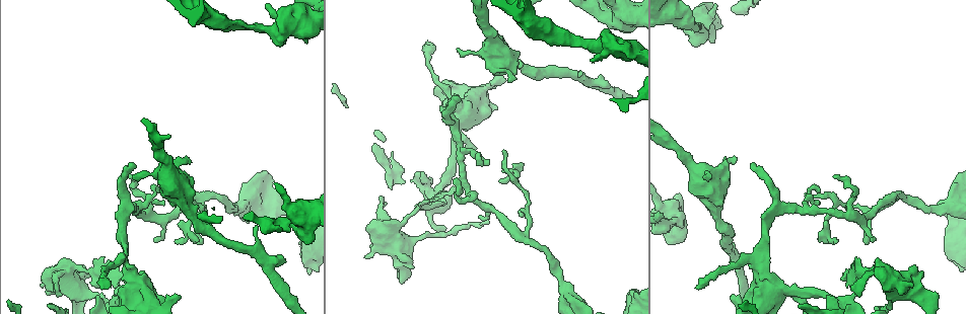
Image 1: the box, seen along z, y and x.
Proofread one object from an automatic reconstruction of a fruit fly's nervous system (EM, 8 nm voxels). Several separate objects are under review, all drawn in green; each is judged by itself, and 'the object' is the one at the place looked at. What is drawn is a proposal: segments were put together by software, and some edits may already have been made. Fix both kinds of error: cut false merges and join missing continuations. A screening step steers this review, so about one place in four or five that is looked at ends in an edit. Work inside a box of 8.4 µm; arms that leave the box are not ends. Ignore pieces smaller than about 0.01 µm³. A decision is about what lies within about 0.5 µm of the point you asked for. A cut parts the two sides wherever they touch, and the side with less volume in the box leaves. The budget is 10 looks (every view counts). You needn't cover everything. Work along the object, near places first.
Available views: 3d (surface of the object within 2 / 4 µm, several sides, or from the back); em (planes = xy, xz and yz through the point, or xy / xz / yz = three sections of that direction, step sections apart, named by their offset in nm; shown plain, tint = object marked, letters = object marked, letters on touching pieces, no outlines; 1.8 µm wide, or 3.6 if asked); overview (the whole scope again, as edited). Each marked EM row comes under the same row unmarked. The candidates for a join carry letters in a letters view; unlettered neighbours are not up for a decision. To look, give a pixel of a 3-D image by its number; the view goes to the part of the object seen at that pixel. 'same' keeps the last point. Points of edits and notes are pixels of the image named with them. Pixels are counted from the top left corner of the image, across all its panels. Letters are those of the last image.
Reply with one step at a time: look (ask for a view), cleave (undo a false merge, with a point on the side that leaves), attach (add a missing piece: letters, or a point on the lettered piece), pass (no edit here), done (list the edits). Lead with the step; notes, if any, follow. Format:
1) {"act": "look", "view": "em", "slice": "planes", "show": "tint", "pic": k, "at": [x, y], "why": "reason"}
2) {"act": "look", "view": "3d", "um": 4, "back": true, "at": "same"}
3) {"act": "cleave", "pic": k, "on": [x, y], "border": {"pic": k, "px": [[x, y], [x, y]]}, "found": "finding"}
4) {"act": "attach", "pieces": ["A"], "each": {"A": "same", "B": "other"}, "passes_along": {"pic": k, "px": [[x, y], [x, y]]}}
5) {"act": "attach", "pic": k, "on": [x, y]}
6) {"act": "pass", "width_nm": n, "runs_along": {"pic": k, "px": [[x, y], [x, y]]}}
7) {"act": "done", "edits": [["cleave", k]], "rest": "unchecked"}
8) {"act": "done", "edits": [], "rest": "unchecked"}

{"act": "look", "view": "em", "um": 3.6, "slice": "planes", "show": "tint", "pic": 1, "at": [462, 129], "why": "calibre changes"}

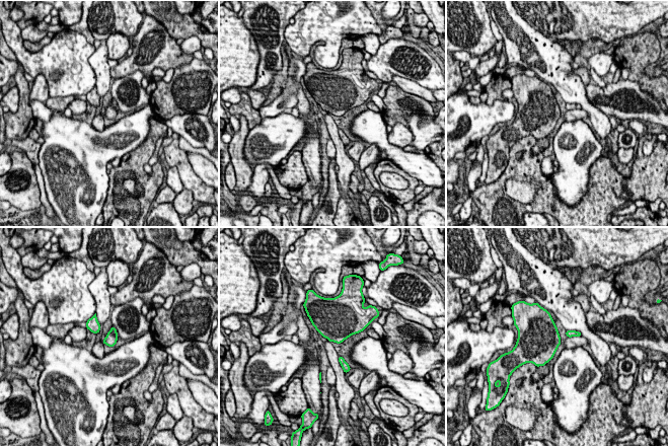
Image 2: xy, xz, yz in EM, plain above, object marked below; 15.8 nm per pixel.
{"act": "look", "view": "em", "um": 3.6, "slice": "planes", "show": "letters", "at": "same", "why": "see the neighbours"}

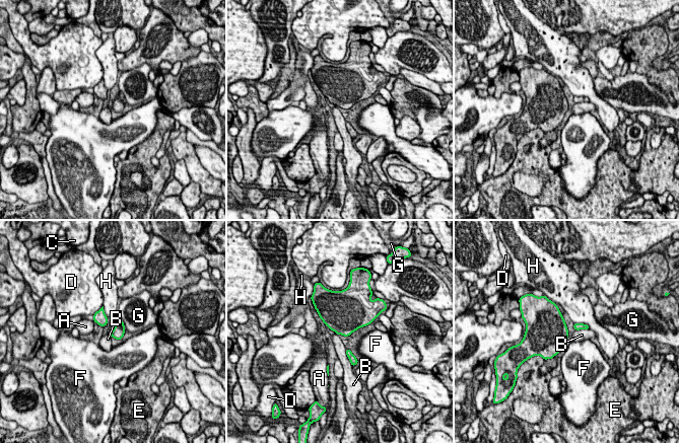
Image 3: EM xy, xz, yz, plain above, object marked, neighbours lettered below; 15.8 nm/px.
{"act": "pass", "width_nm": 190, "each": {"A": "other", "B": "other", "C": "other", "D": "other", "E": "other", "F": "other", "G": "other", "H": "other"}, "border": {"pic": 3, "px": [[345, 349], [345, 354], [352, 366]]}, "found": "continuous, no second neuron"}

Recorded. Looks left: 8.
{"act": "look", "view": "em", "slice": "xy", "step": 4, "show": "letters", "pic": 1, "at": [183, 158], "why": "tapers out"}

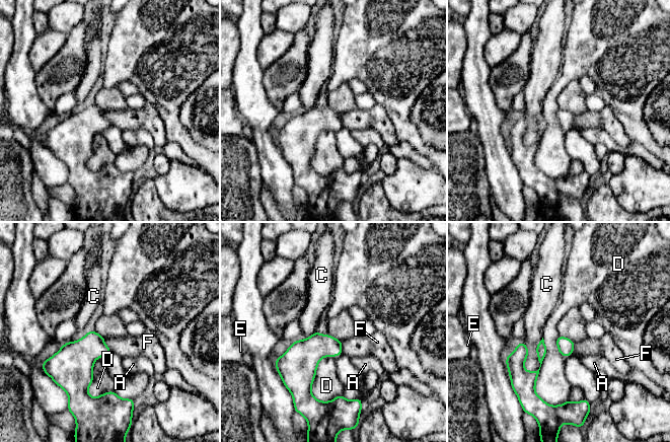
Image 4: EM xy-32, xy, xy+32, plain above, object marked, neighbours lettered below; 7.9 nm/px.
{"act": "pass", "width_nm": 130, "each": {"A": "other", "C": "other", "D": "other", "E": "other", "F": "other"}, "border": {"pic": 4, "px": [[103, 338], [103, 343], [113, 352]]}, "found": "no lettered piece goes on from it"}

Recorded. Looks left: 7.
{"act": "look", "view": "em", "slice": "planes", "show": "tint", "pic": 1, "at": [221, 21], "why": "sudden change in width"}

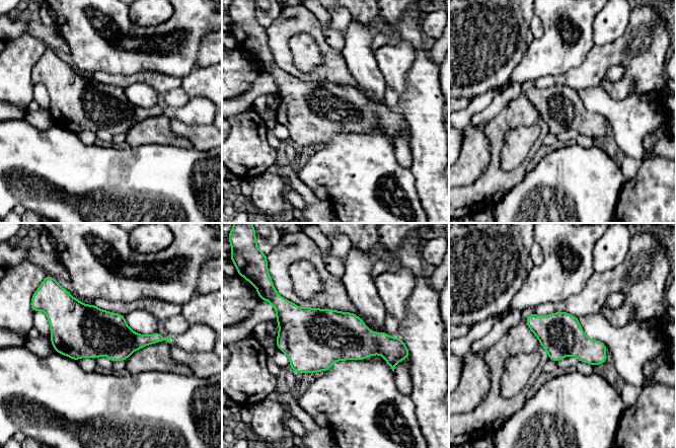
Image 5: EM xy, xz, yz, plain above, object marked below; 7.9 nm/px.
{"act": "look", "view": "em", "slice": "planes", "show": "letters", "at": "same"}

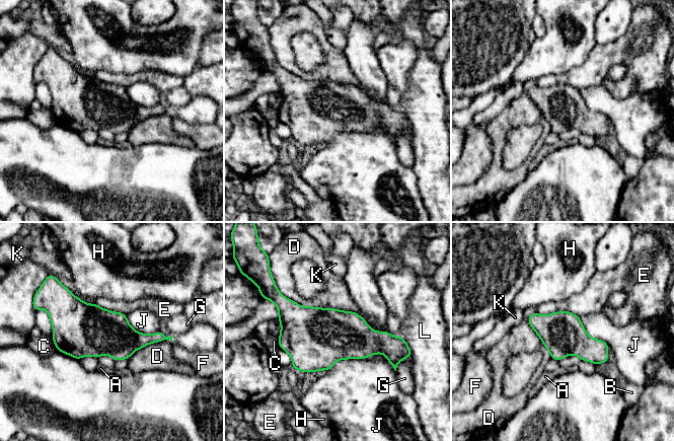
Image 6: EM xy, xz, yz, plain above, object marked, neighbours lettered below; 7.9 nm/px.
{"act": "pass", "width_nm": 340, "longest_contact_nm": ["D", 600], "each": {"A": "other", "B": "other", "C": "other", "D": "other", "E": "other", "F": "other", "G": "other", "H": "other", "J": "other", "K": "other", "L": "other"}, "found": "continuous, no second neuron"}

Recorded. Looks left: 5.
{"act": "look", "view": "3d", "um": 4, "pic": 1, "at": [667, 222], "why": "narrows sharply"}

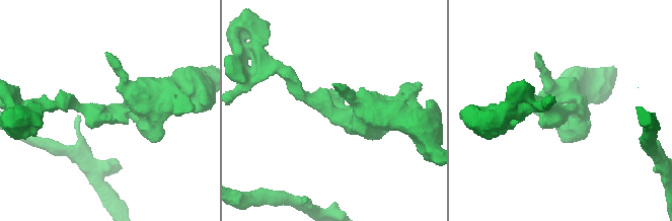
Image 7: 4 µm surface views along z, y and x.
{"act": "look", "view": "em", "slice": "yz", "step": 8, "show": "letters", "pic": 7, "at": [111, 112], "why": "now the EM"}

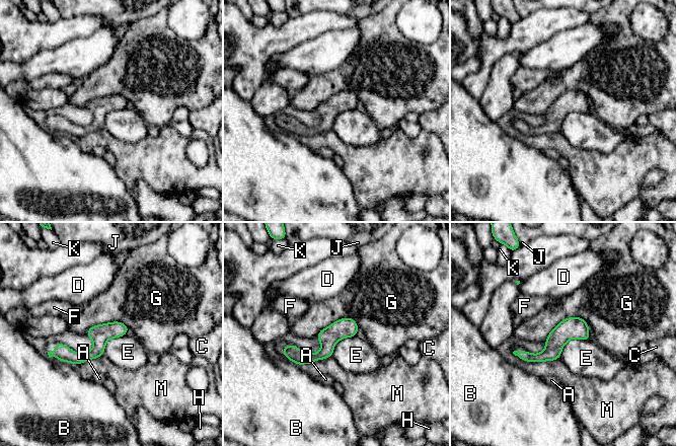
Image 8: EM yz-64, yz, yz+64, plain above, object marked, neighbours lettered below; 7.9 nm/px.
{"act": "look", "view": "em", "slice": "planes", "show": "letters", "at": "same", "why": "another direction"}

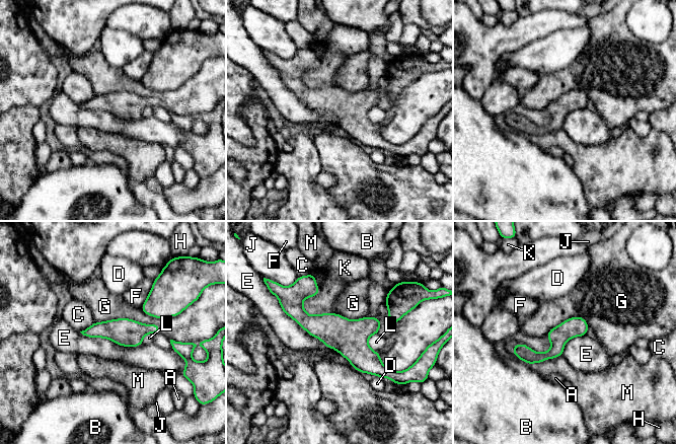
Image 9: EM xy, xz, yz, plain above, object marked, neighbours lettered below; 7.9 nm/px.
{"act": "pass", "width_nm": 160, "longest_contact_nm": ["E", 650], "each": {"A": "other", "B": "other", "C": "other", "D": "other", "E": "other", "F": "other", "G": "other", "H": "other", "J": "other", "K": "other", "L": "other", "M": "other"}, "found": "continuous, no second neuron"}

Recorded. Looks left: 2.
{"act": "done", "edits": [], "rest": "unchecked"}

